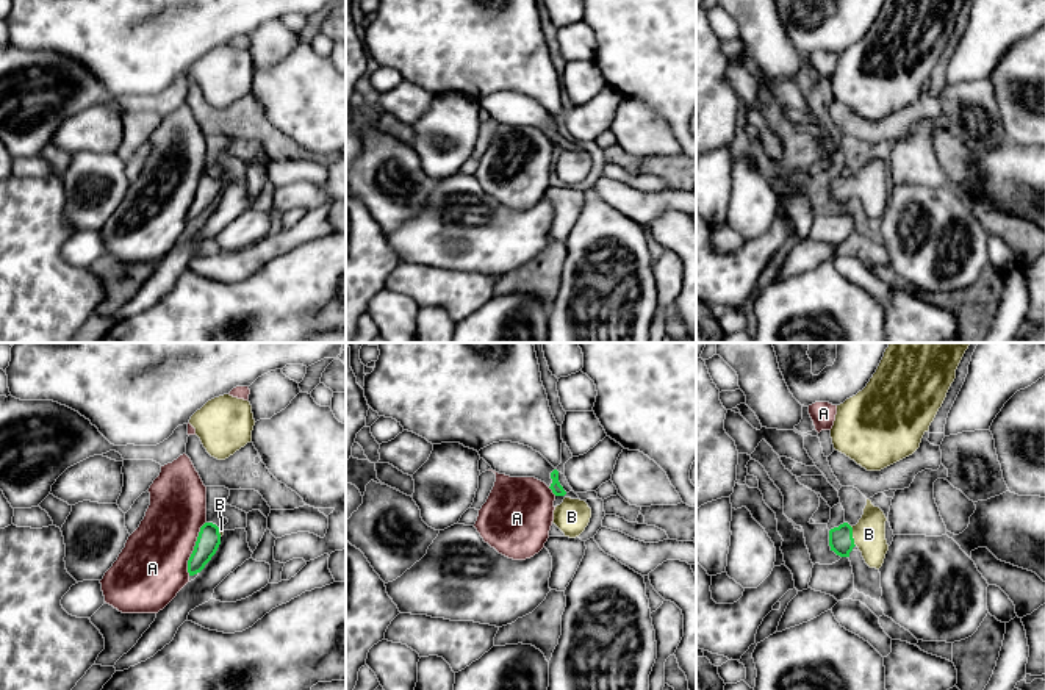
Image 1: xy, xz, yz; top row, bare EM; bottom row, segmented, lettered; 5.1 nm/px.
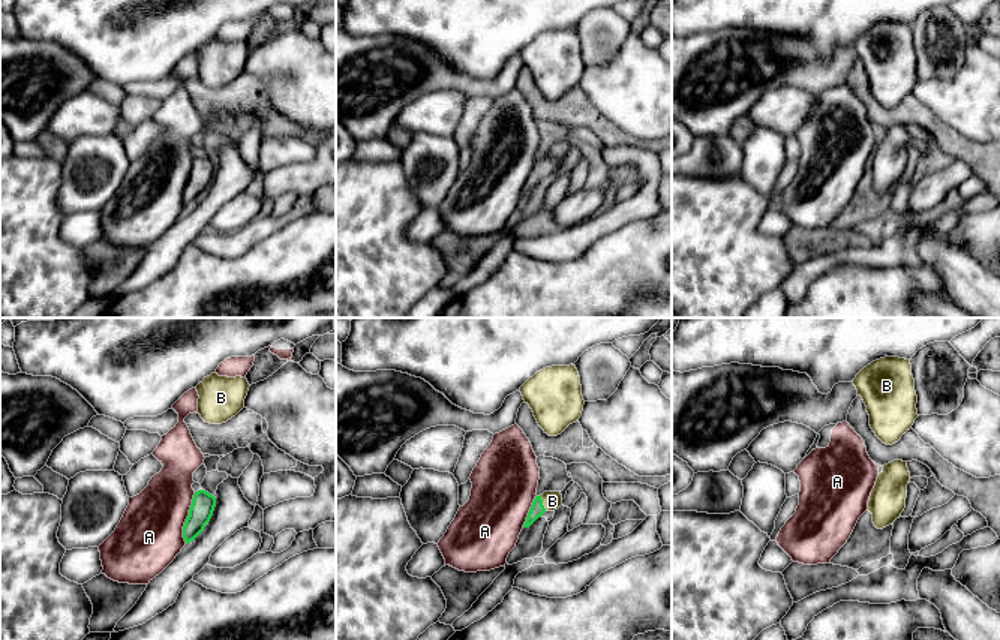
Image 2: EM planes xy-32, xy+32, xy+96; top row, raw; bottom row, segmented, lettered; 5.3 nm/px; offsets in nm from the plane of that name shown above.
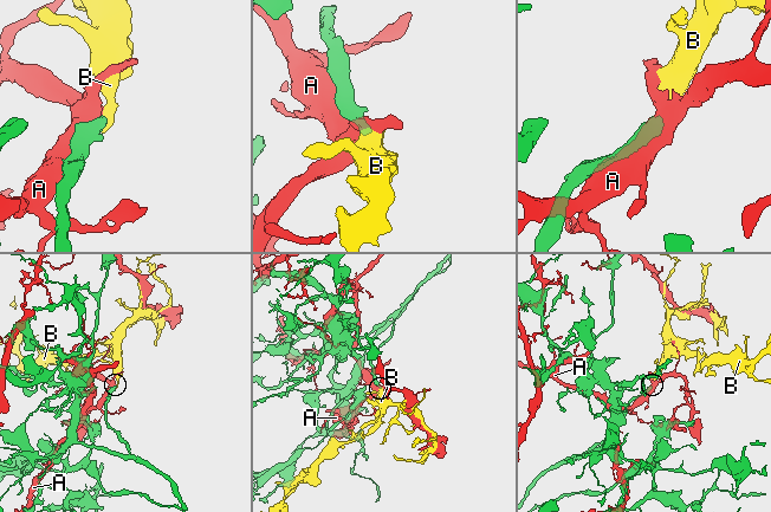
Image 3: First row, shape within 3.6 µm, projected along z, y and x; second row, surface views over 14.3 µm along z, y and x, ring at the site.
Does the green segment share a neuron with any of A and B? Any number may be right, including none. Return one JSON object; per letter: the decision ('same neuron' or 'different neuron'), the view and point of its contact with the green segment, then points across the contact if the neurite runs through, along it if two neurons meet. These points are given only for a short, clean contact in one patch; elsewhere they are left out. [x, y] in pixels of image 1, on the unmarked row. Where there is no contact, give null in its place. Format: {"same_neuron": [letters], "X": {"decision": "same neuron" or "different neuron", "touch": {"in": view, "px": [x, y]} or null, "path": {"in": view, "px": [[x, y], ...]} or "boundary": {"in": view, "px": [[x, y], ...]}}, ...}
{"same_neuron": ["B"], "A": {"decision": "different neuron", "touch": {"in": "xy", "px": [194, 197]}}, "B": {"decision": "same neuron", "touch": {"in": "yz", "px": [851, 185]}, "path": {"in": "yz", "px": [[840, 188], [851, 185], [869, 183]]}}}

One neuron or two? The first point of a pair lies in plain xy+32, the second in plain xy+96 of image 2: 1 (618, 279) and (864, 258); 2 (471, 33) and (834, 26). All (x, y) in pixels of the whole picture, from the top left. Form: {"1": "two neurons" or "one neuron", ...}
{"1": "two neurons", "2": "one neuron"}

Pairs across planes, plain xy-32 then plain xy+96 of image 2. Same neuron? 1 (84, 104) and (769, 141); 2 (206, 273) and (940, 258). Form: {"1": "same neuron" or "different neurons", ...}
{"1": "different neurons", "2": "different neurons"}

